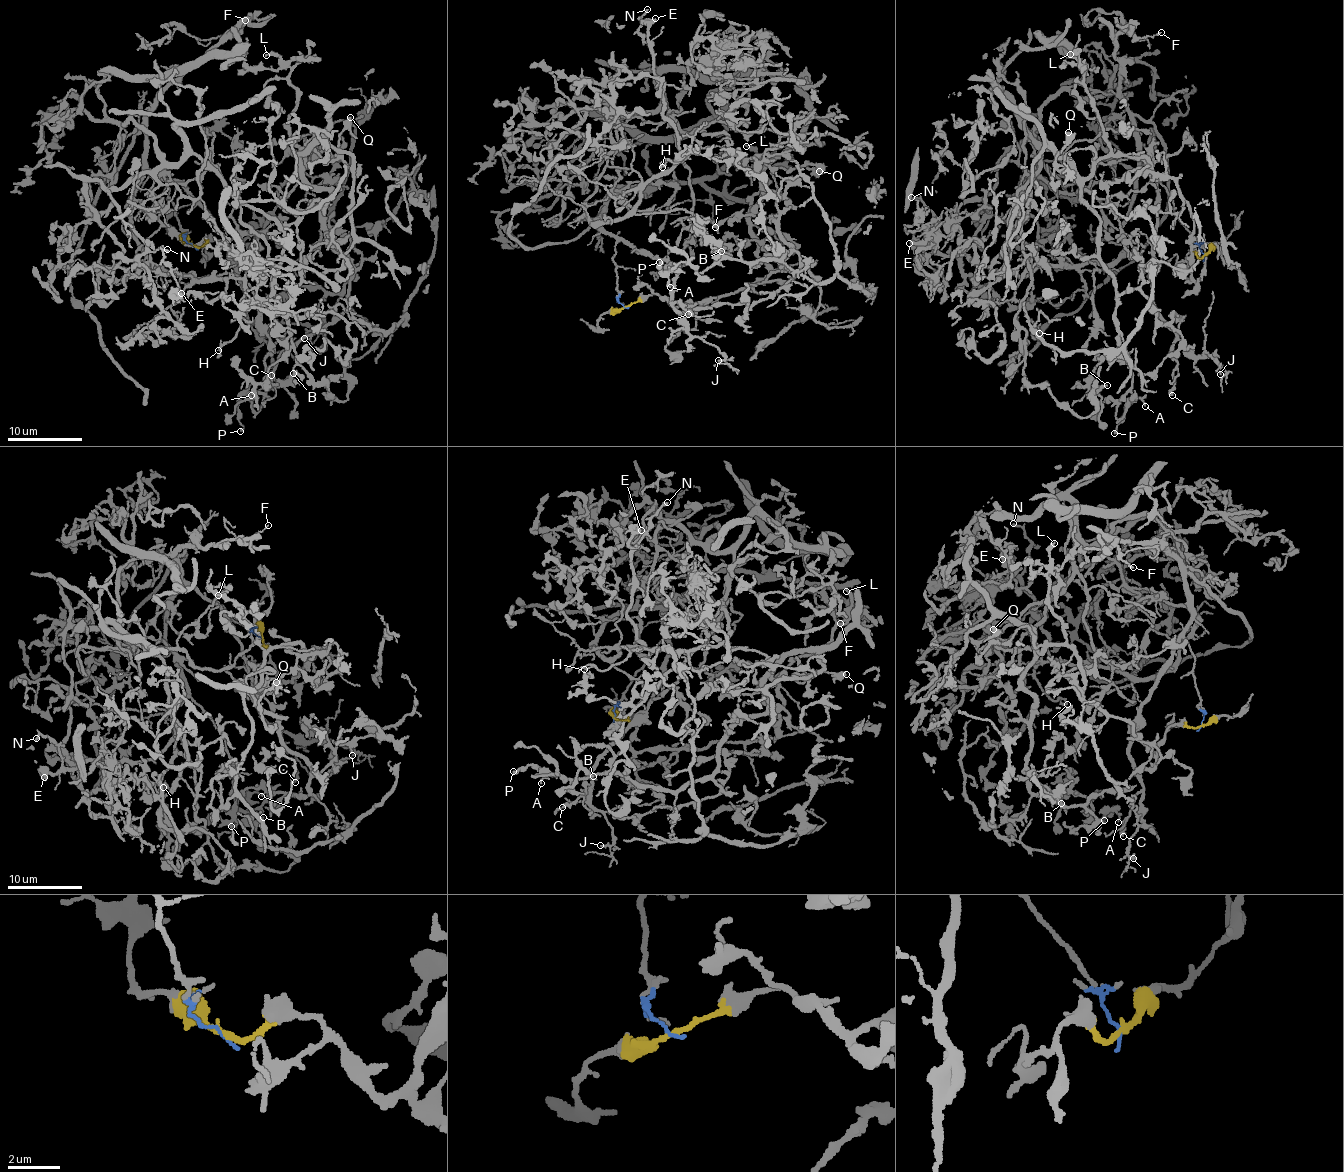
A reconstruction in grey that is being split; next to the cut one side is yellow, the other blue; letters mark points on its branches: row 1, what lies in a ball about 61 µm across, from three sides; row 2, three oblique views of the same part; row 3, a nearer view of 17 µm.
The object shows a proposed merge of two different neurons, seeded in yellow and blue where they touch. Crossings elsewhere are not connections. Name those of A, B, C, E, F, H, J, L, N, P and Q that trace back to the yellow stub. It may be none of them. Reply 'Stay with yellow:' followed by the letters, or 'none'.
Stay with yellow: A, B, L, P, Q

